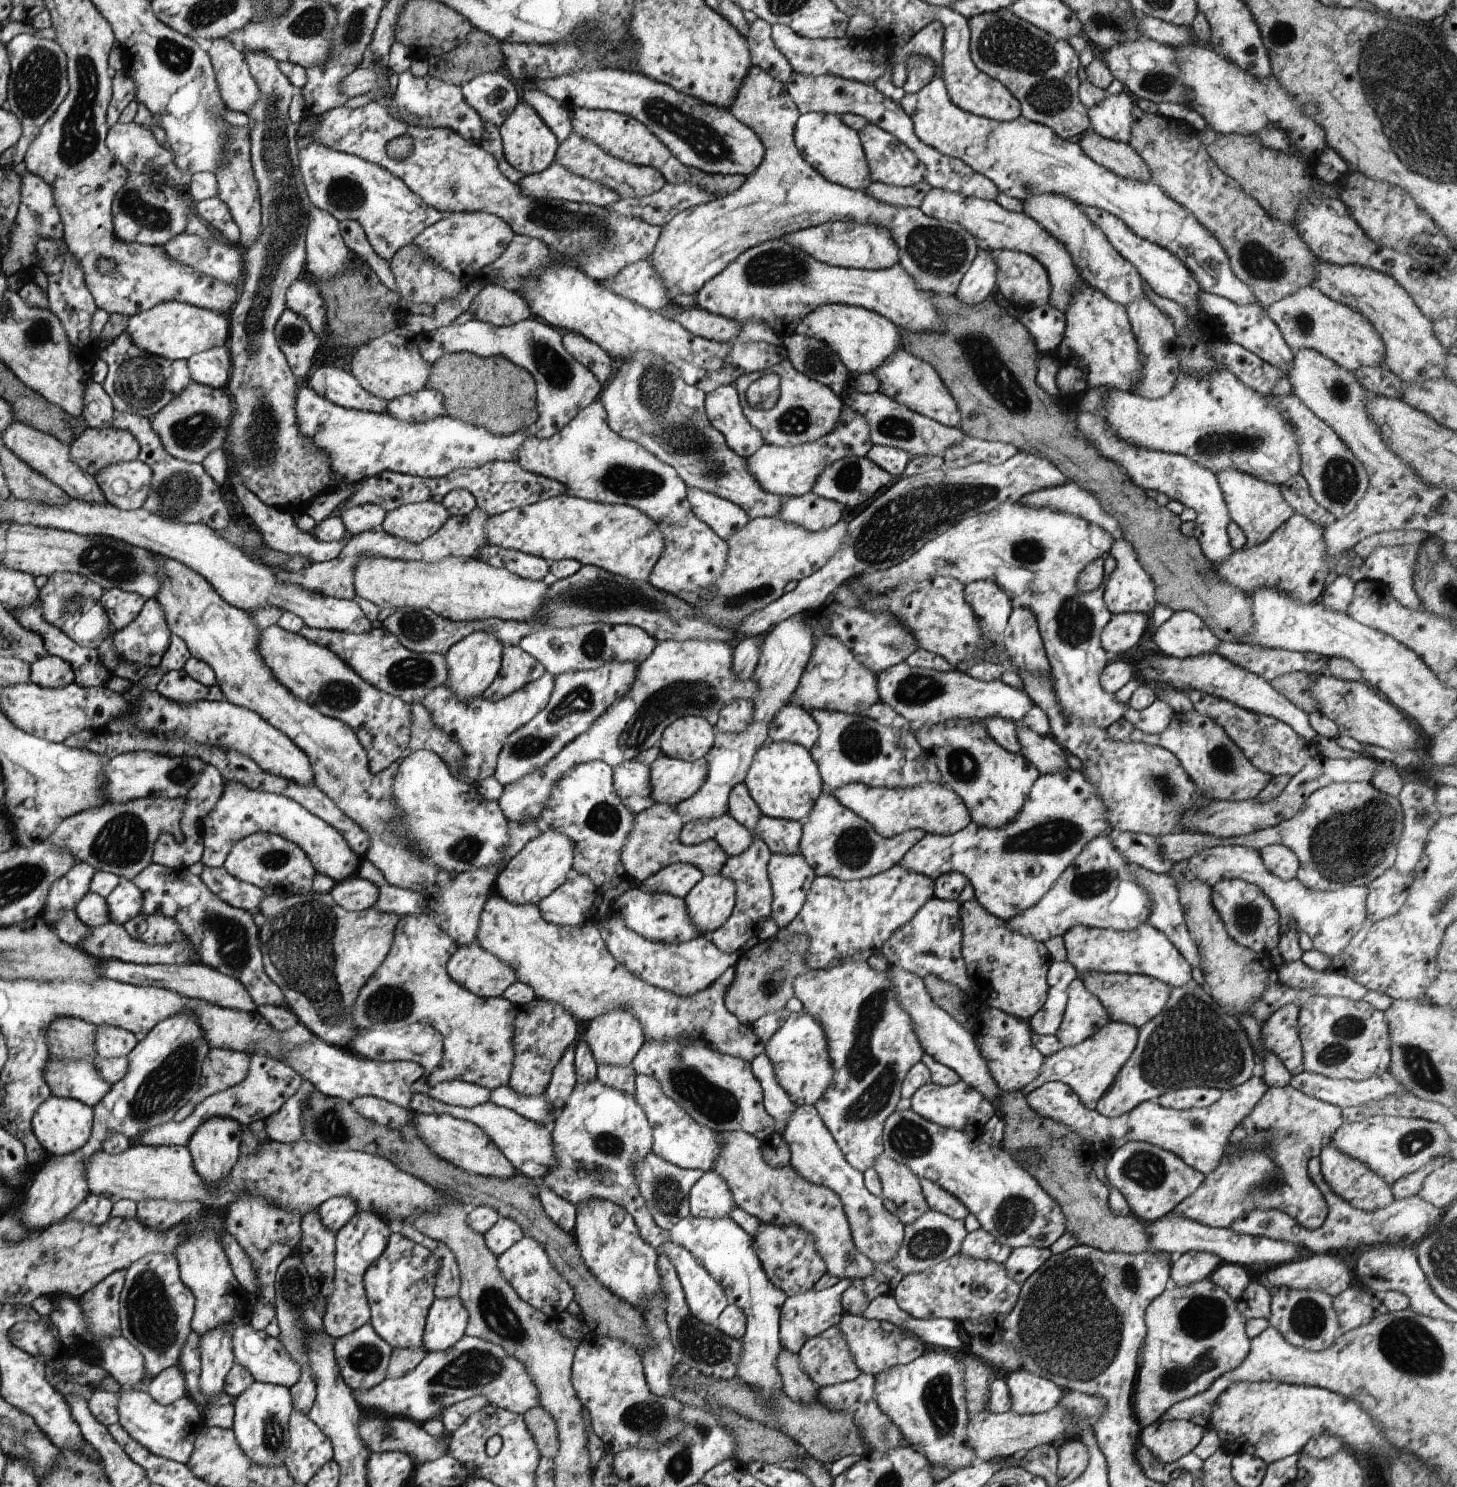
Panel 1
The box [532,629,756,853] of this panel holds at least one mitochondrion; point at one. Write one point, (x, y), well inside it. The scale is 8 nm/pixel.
(683, 695)

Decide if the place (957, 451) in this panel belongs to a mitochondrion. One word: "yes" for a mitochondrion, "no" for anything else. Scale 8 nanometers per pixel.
no

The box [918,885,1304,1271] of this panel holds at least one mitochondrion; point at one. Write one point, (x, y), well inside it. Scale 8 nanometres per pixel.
(1193, 1042)

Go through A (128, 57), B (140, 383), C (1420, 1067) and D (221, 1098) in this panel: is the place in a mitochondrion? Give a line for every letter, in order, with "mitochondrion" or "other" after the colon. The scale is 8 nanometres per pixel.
A: other
B: mitochondrion
C: mitochondrion
D: other

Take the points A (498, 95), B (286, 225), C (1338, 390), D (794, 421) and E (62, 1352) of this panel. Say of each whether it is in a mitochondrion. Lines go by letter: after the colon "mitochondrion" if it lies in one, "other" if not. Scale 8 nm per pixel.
A: other
B: mitochondrion
C: mitochondrion
D: mitochondrion
E: other

